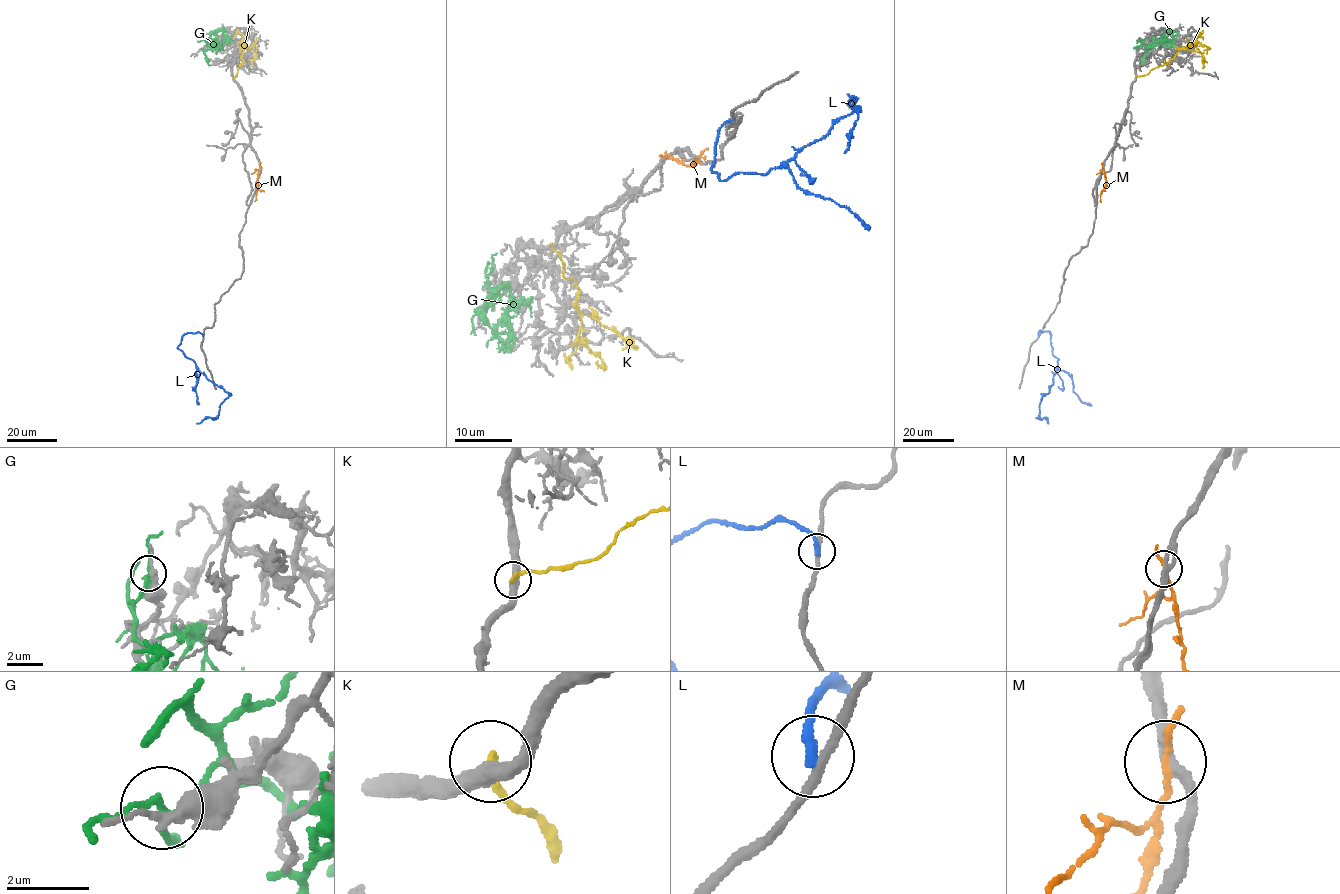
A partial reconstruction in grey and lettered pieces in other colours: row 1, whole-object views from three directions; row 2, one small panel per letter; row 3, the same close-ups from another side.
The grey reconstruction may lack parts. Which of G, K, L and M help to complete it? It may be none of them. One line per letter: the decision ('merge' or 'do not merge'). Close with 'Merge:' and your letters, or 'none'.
G: do not merge
K: do not merge
L: do not merge
M: do not merge
Merge: none

